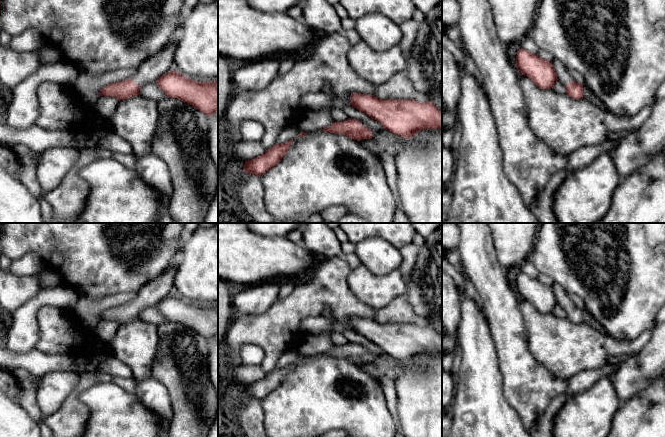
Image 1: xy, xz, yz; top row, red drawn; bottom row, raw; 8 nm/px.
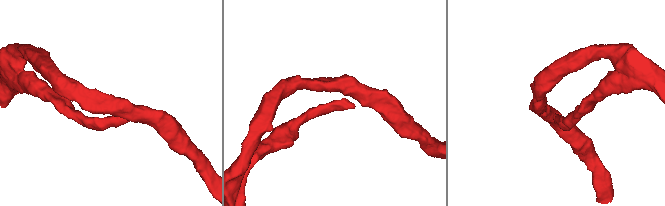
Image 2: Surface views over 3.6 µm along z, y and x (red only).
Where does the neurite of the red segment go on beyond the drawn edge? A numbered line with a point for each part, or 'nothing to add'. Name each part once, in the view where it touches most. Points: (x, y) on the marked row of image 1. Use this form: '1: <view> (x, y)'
1: xz (375, 135)

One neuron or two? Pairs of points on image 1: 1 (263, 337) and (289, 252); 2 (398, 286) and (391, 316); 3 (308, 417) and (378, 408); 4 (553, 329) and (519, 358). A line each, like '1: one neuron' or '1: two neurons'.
1: two neurons
2: two neurons
3: one neuron
4: two neurons

